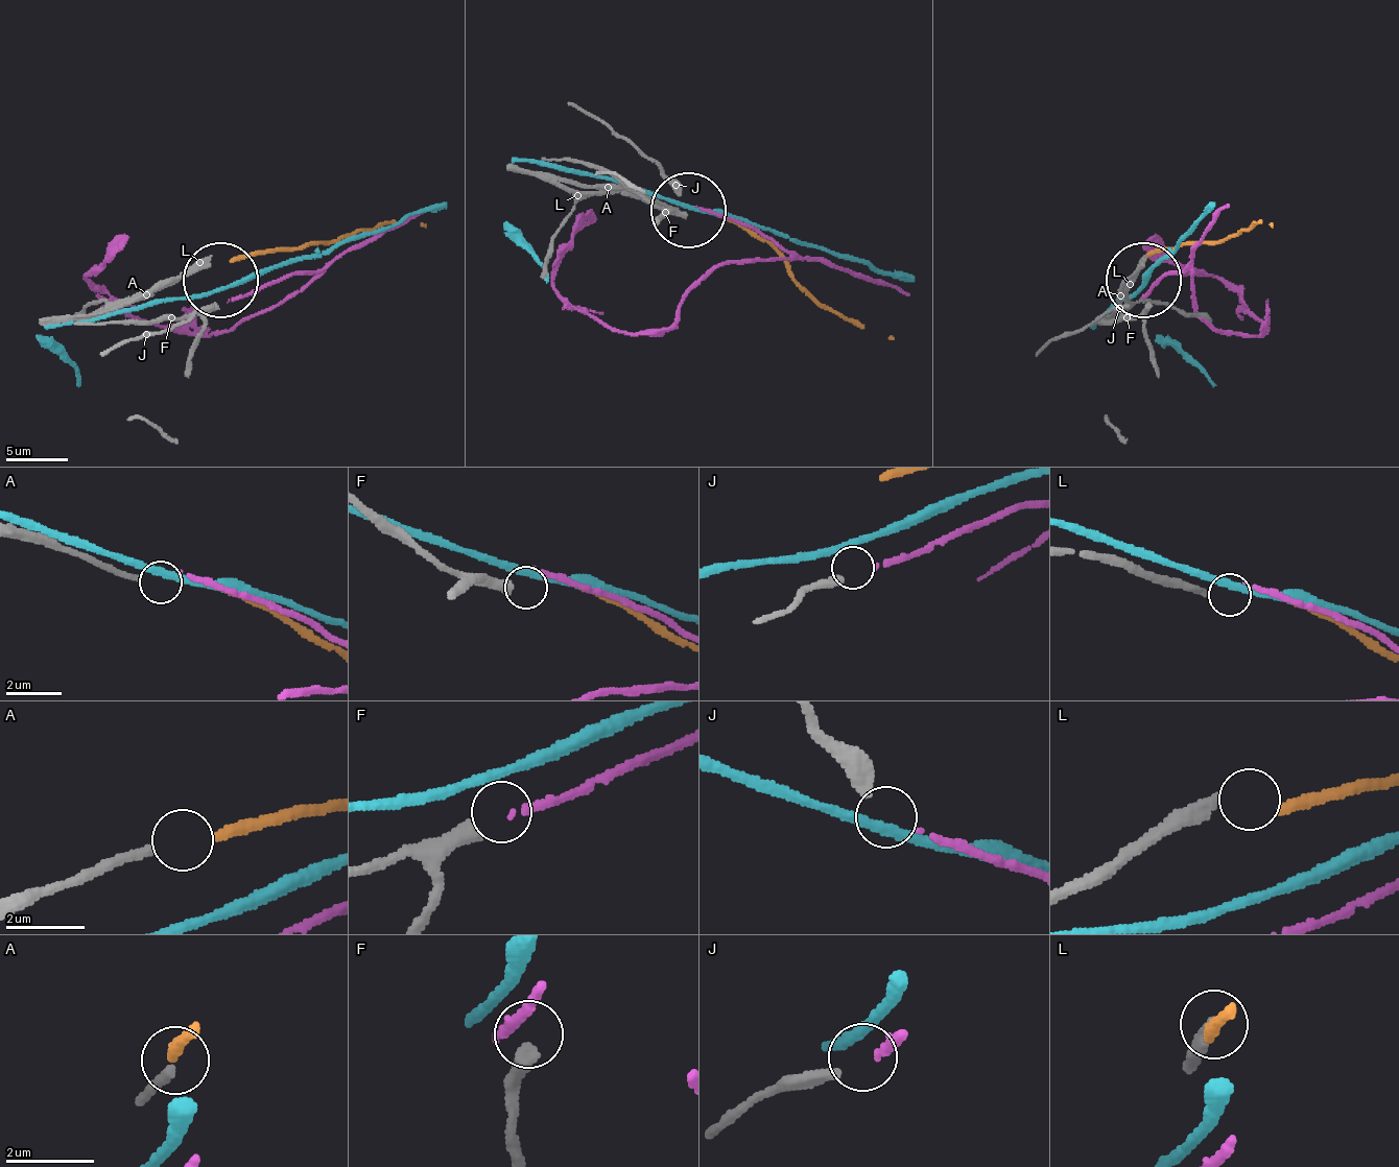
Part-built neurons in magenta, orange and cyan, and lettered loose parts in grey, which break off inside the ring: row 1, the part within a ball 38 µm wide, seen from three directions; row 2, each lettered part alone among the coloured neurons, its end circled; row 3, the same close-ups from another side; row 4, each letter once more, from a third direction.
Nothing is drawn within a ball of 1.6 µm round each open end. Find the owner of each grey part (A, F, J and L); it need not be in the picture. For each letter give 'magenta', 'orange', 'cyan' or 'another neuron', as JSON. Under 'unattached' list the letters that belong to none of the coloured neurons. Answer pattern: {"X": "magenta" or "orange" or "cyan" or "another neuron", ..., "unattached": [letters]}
{"A": "orange", "F": "another neuron", "J": "magenta", "L": "another neuron", "unattached": ["F", "L"]}

